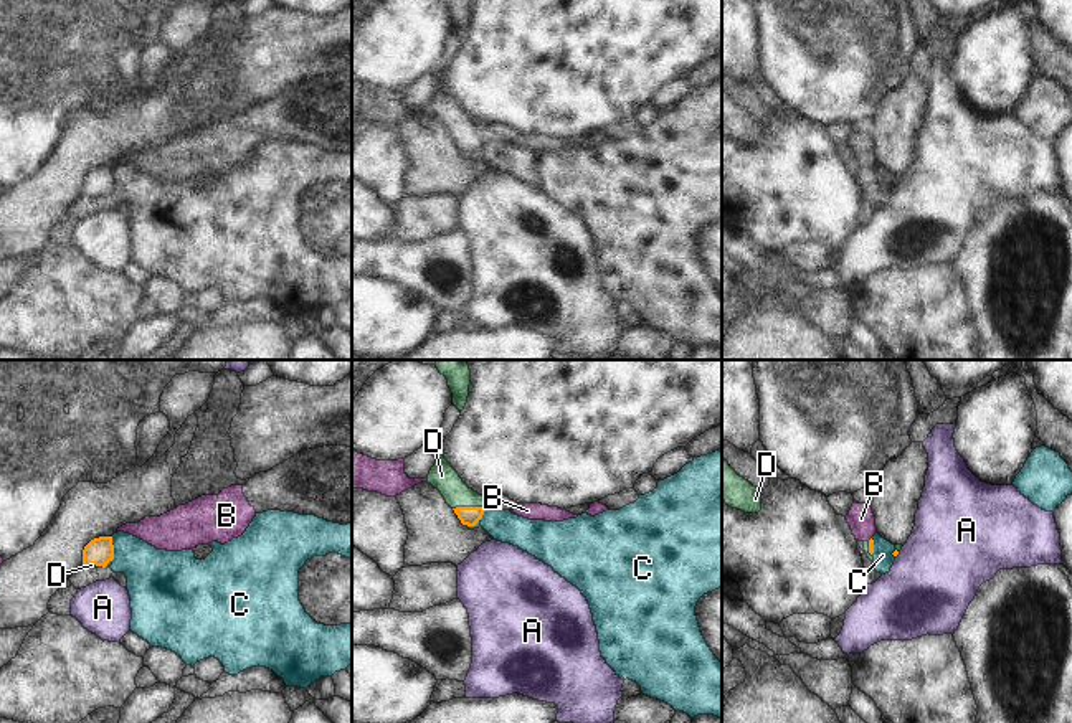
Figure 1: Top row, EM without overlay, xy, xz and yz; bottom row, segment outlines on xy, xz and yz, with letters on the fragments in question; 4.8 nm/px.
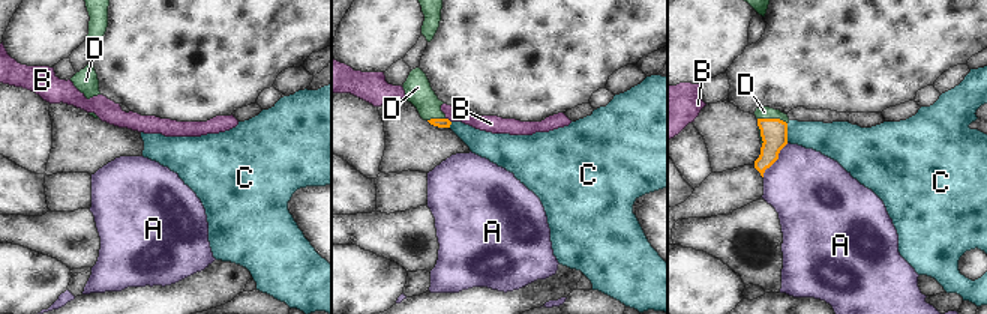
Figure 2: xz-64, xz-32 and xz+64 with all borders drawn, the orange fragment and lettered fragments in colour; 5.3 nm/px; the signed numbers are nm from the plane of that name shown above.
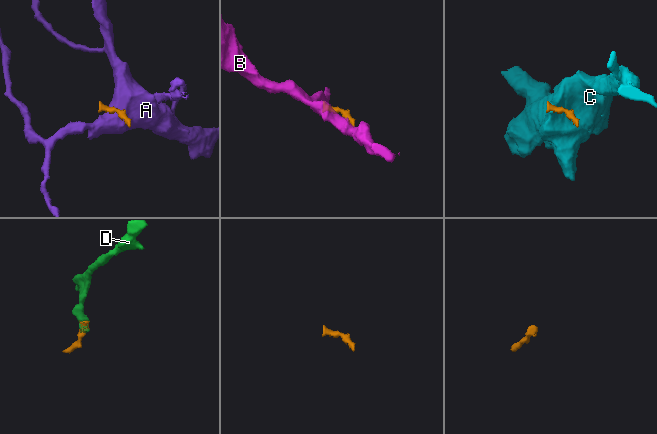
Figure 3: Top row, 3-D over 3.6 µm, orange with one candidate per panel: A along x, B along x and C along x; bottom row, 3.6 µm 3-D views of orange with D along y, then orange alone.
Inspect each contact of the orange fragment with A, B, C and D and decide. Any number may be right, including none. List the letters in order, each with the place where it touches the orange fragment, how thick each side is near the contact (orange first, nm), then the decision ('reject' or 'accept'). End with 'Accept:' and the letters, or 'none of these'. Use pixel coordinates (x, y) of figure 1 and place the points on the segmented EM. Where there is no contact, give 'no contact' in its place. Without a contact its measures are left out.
A: meets orange in yz at (897, 553); 20 nm thick on the orange side, 420 nm on the other; reject
B: no contact; reject
C: meets orange in xy at (113, 548); 140 nm thick on the orange side, 280 nm on the other; reject
D: meets orange in xz at (468, 507); 100 nm thick on the orange side, 130 nm on the other; accept
Accept: D

